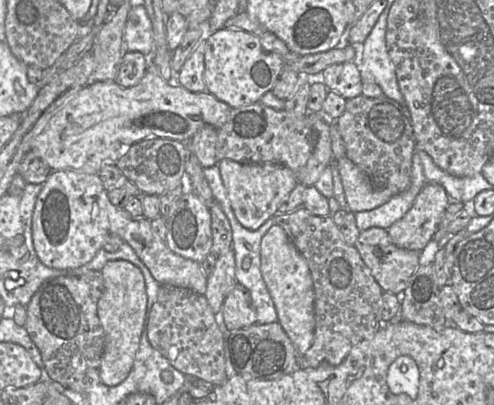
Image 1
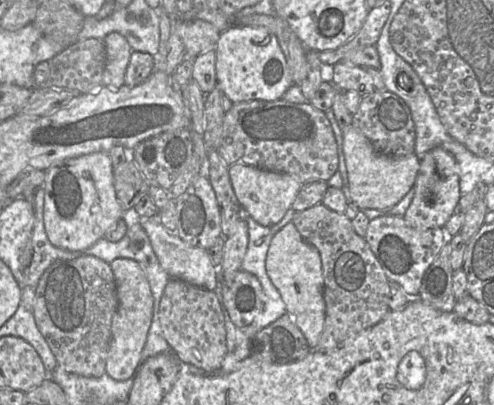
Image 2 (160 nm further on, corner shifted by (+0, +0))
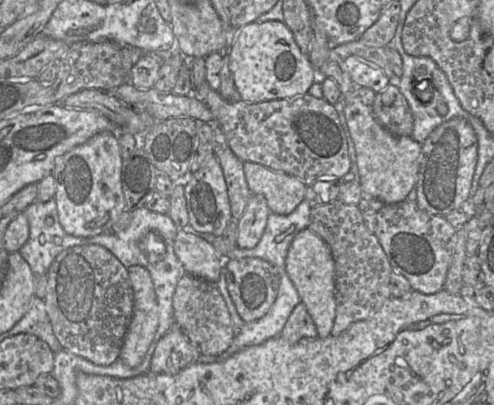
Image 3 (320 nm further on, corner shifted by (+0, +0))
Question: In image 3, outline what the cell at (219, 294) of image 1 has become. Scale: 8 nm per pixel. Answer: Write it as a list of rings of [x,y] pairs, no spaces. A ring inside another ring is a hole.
[[[251,194],[243,215],[238,219],[236,246],[245,249],[255,247],[264,233],[270,213],[265,198]]]

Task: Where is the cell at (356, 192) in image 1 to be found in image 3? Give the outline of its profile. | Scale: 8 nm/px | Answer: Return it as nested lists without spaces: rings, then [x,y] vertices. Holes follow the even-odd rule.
[[[357,90],[345,95],[344,114],[356,152],[357,182],[360,184],[364,196],[376,198],[384,204],[404,201],[417,182],[422,144],[413,140],[411,136],[396,137],[385,130],[373,117],[371,107],[362,102]]]

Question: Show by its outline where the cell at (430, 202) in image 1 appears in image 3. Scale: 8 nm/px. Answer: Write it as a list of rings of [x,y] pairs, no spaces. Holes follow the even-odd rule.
[[[454,117],[435,128],[421,146],[416,203],[433,215],[446,216],[462,205],[468,205],[472,179],[478,159],[478,141],[472,126]]]

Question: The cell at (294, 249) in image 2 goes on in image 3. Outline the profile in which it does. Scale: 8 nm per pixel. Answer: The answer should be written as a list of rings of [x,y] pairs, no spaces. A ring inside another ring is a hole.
[[[308,228],[296,232],[285,259],[285,269],[315,323],[317,337],[330,336],[336,315],[336,301],[335,262],[328,244]]]

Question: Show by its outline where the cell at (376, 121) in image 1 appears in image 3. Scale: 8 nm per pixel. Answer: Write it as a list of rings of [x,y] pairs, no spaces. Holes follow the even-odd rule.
[[[388,85],[383,91],[376,93],[371,110],[375,120],[393,136],[411,136],[414,117],[397,86]]]

